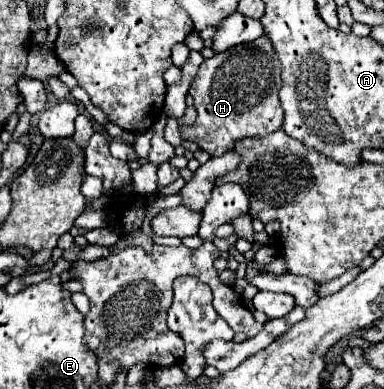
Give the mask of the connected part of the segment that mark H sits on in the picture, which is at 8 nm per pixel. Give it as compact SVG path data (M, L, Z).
M262 34L254 42L246 42L240 46L234 46L232 50L214 54L210 60L204 60L200 64L200 70L188 90L188 94L194 98L194 108L196 108L198 116L192 126L184 126L180 130L182 140L190 140L190 142L198 144L210 156L222 156L228 150L232 150L232 142L236 142L240 138L268 136L268 134L280 130L282 118L284 118L280 98L278 98L280 88L282 88L282 64L266 34Z

